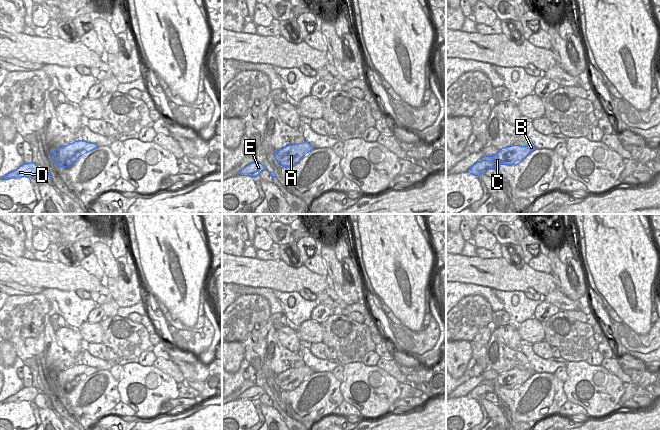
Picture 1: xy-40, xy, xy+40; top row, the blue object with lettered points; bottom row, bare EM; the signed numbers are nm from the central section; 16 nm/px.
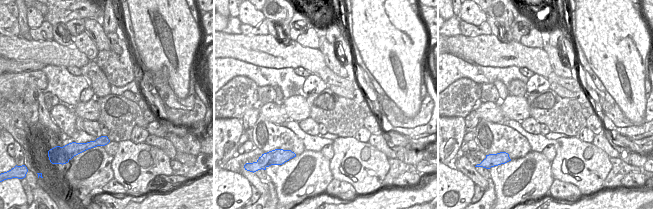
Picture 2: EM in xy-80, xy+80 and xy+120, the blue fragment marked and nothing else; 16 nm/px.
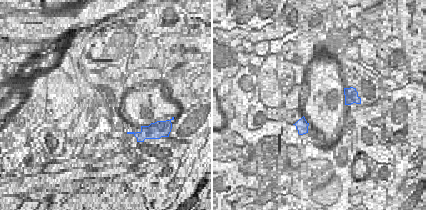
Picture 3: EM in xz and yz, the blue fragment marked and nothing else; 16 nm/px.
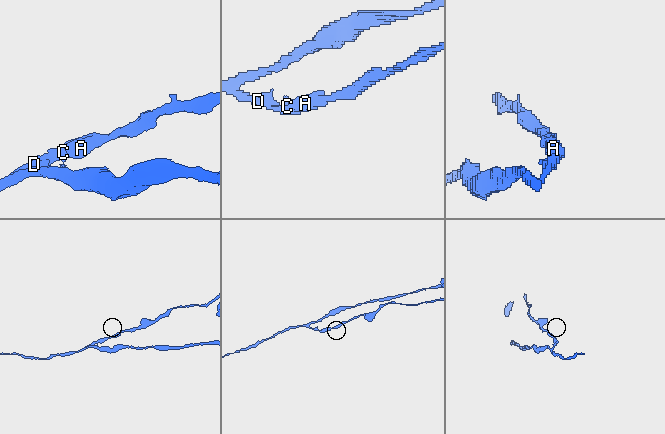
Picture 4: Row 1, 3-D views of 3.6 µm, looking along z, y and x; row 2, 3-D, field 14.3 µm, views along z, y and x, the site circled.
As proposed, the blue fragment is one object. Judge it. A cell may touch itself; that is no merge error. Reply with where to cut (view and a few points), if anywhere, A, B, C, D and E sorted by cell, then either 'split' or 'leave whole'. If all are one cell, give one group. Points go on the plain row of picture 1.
cut in xy-40 along (52, 375), (56, 377), (59, 389); A B / C D E; split

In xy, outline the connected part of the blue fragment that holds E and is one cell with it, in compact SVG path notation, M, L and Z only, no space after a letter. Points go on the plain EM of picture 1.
M255 385L246 391L244 391L237 399L238 400L250 400L253 402L257 402L258 399L263 395L266 394L264 389Z

